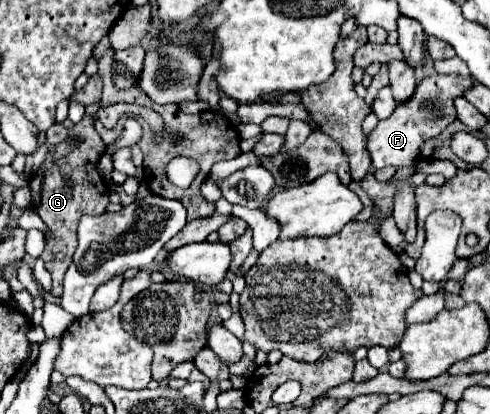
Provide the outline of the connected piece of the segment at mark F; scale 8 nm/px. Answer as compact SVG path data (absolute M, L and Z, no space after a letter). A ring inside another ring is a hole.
M433 74L423 78L411 100L397 104L391 118L381 120L377 128L367 134L367 150L373 162L373 168L385 168L385 166L415 166L419 156L419 146L423 142L439 136L453 120L455 120L455 106L453 100L463 94L465 86L471 86L473 78L463 78L457 74Z

